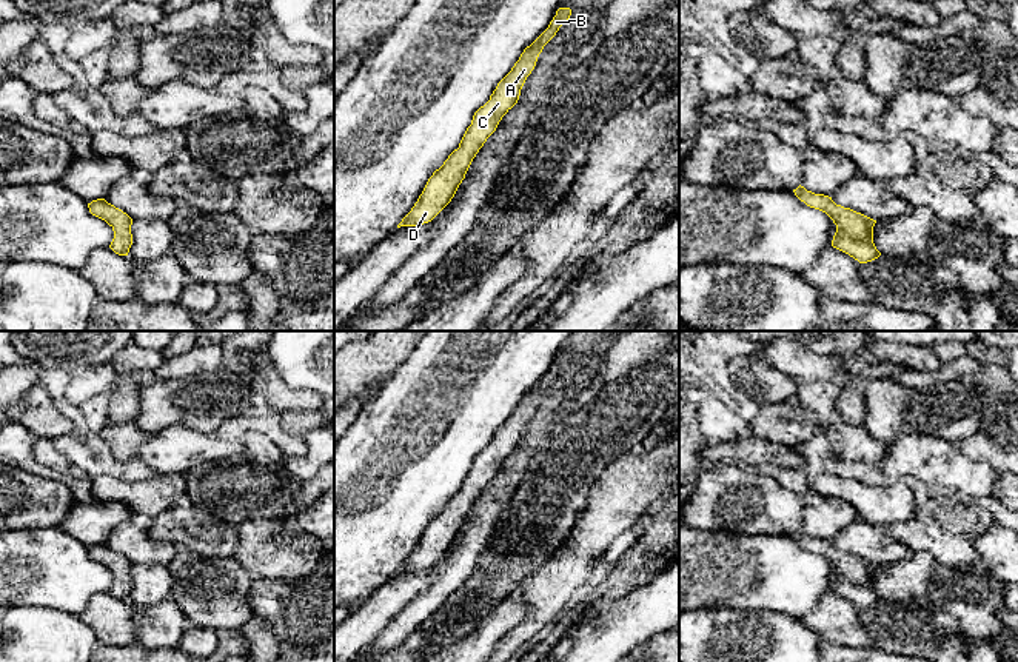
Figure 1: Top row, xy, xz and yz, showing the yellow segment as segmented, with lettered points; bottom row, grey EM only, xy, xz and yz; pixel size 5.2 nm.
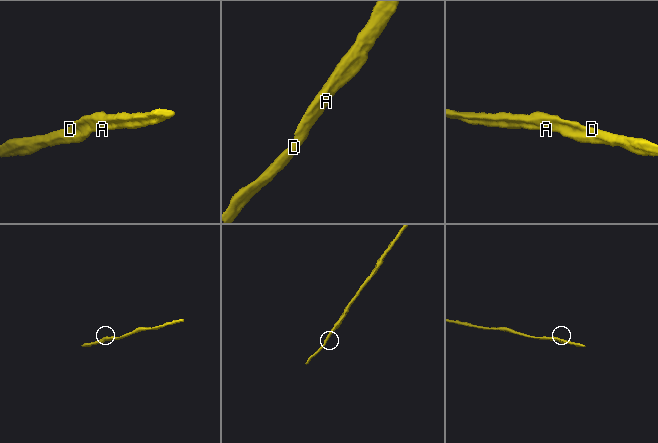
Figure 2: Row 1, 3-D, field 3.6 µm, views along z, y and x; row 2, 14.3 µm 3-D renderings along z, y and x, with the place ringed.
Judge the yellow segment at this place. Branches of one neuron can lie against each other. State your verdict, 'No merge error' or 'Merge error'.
No merge error

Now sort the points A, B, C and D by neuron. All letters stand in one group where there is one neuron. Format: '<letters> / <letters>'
A B C D

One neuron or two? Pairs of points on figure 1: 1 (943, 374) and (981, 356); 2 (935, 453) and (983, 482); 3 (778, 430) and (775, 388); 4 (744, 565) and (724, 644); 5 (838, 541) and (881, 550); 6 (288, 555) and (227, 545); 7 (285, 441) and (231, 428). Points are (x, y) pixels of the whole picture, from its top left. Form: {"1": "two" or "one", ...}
{"1": "two", "2": "one", "3": "two", "4": "two", "5": "one", "6": "two", "7": "one"}

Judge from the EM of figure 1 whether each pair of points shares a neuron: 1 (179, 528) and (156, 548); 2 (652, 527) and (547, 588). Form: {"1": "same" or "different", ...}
{"1": "different", "2": "different"}

